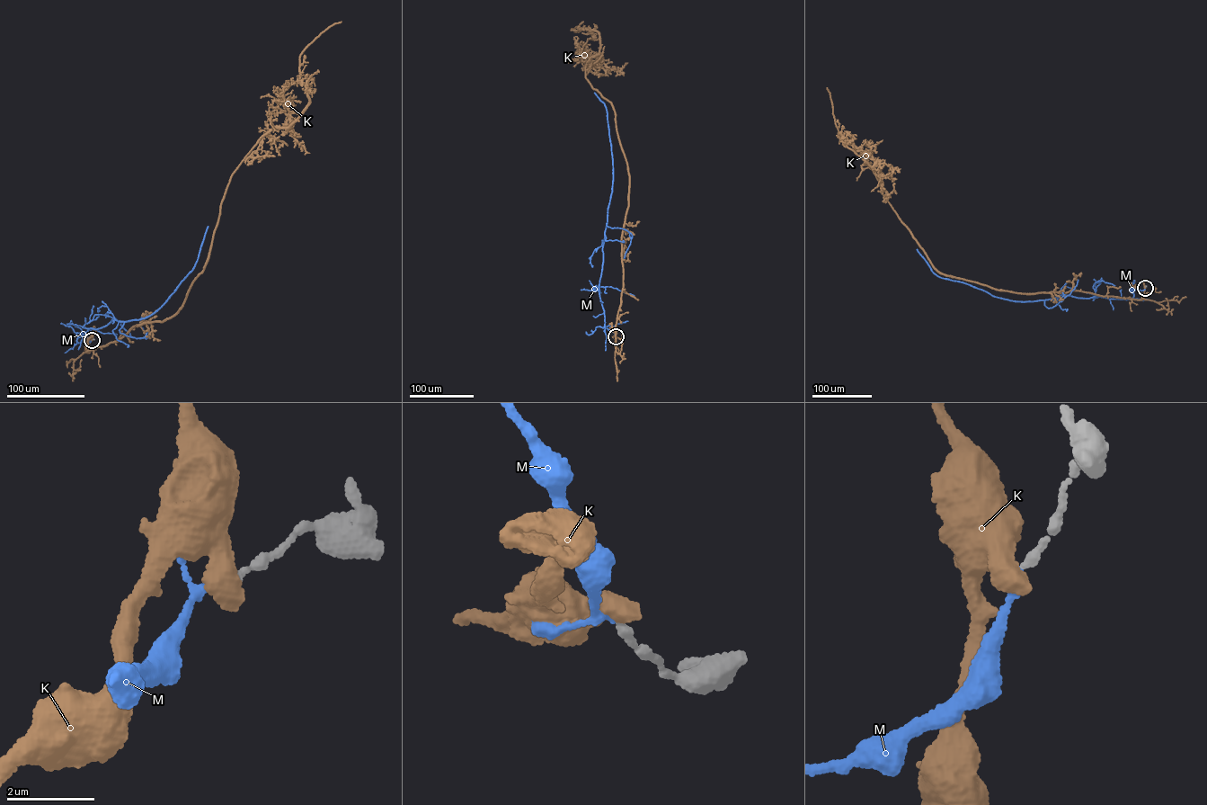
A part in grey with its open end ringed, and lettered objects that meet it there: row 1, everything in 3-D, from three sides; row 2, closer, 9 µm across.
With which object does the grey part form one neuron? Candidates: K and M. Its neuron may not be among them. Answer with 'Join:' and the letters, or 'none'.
Join: M

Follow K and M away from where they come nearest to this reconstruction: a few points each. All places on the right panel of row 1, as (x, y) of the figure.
K: (1145, 288), (1140, 299), (1072, 290), (1026, 293), (941, 273), (884, 197), (871, 166), (842, 139), (827, 87)
M: (1145, 288), (1132, 290), (1133, 297), (1126, 299), (1061, 294), (1044, 299), (1012, 300), (939, 277), (917, 249)

